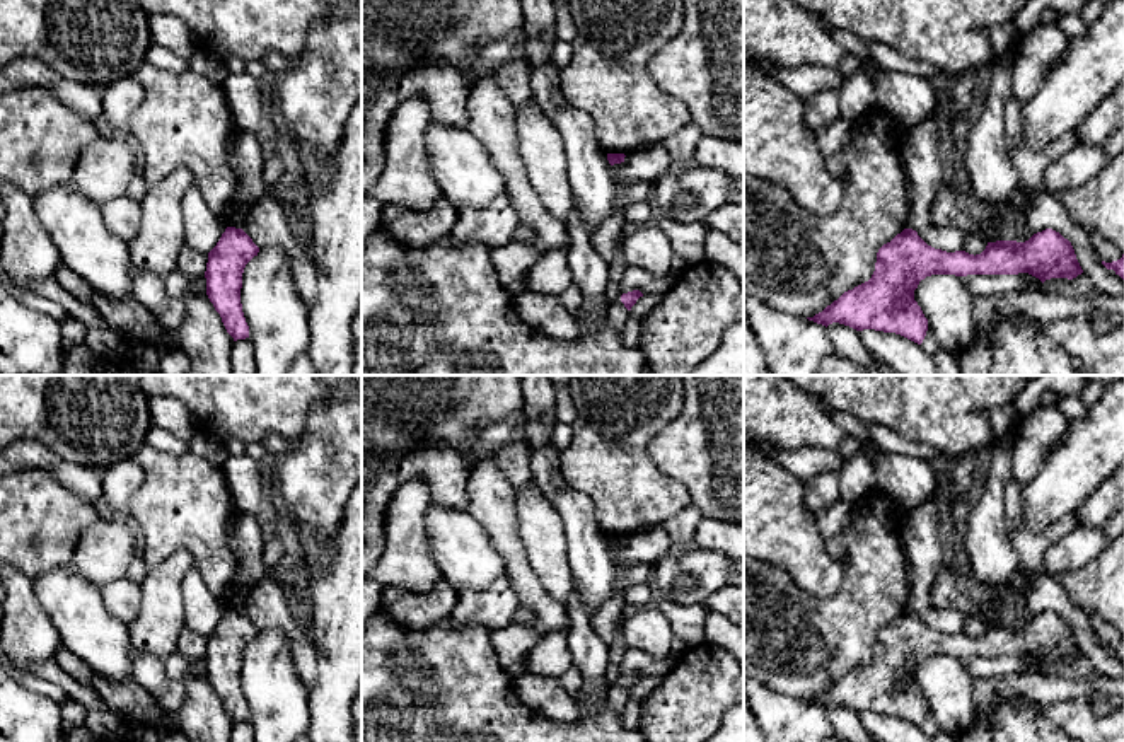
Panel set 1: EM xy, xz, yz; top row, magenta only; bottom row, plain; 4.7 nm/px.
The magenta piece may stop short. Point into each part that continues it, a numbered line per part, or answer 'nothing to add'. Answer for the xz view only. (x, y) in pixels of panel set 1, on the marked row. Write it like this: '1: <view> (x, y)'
nothing to add

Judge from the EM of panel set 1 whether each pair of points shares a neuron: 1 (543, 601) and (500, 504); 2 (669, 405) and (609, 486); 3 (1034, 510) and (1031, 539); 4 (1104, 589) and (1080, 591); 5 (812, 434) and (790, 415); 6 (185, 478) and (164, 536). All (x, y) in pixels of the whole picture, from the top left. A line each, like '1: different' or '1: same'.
1: same
2: same
3: different
4: same
5: same
6: same

